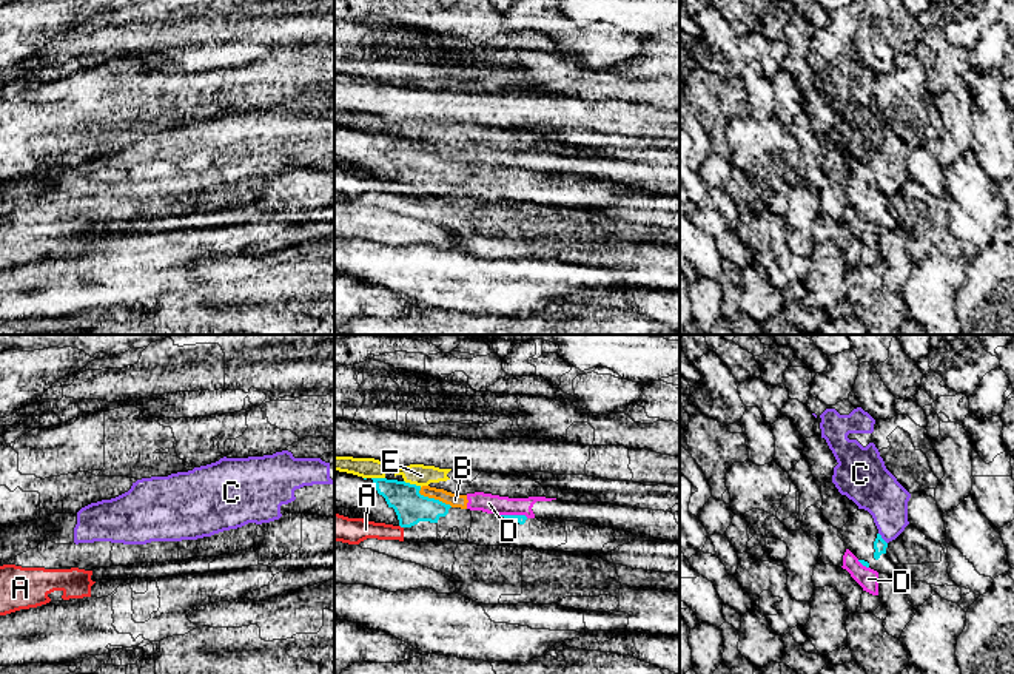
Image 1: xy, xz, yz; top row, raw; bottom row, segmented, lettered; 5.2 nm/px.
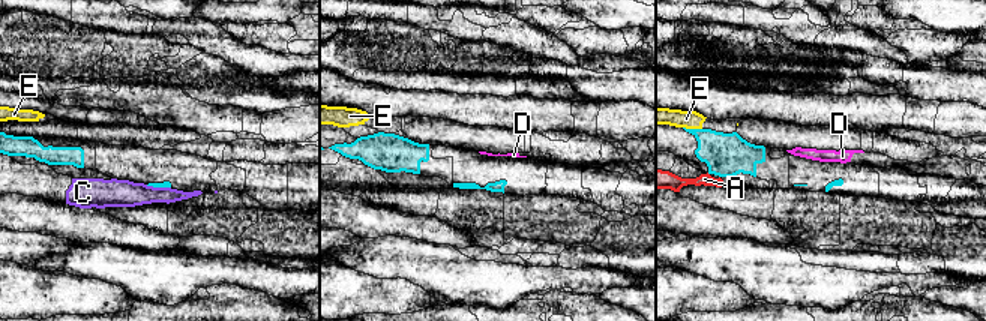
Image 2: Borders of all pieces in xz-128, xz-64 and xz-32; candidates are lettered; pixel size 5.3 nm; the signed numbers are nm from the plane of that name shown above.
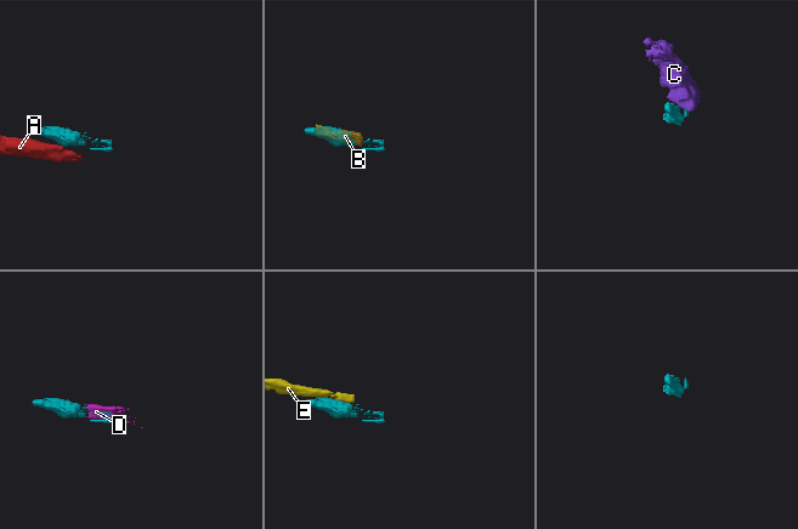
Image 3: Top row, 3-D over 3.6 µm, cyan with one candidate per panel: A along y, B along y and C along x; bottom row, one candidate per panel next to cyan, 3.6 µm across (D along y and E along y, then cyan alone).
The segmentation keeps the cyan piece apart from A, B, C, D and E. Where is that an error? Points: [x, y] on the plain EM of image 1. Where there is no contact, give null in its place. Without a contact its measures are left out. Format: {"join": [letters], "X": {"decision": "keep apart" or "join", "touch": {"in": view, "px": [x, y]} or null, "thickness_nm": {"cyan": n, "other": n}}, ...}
{"join": [], "A": {"decision": "keep apart", "touch": {"in": "xz", "px": [401, 181]}, "thickness_nm": {"cyan": 170, "other": 140}}, "B": {"decision": "keep apart", "touch": {"in": "xz", "px": [433, 153]}, "thickness_nm": {"cyan": 170, "other": 80}}, "C": {"decision": "keep apart", "touch": {"in": "yz", "px": [882, 193]}, "thickness_nm": {"cyan": 70, "other": 240}}, "D": {"decision": "keep apart", "touch": {"in": "xz", "px": [515, 170]}, "thickness_nm": {"cyan": 50, "other": 100}}, "E": {"decision": "keep apart", "touch": {"in": "xz", "px": [413, 139]}, "thickness_nm": {"cyan": 170, "other": 110}}}

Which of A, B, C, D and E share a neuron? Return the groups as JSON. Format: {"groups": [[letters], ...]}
{"groups": [["A"], ["B", "D"], ["C"], ["E"]]}

